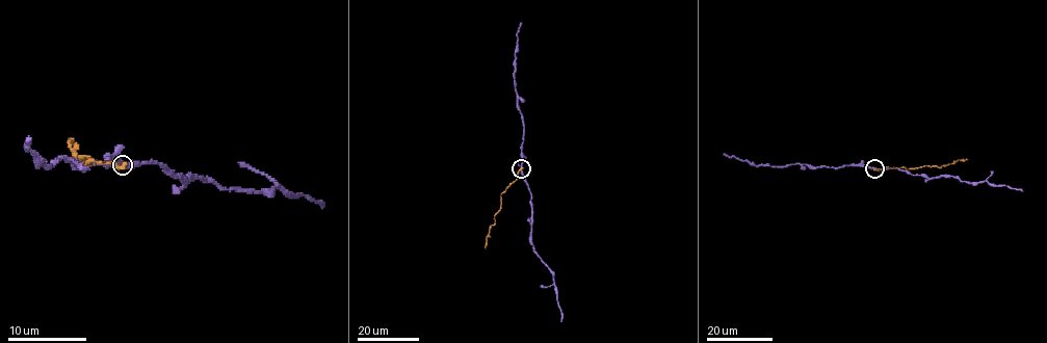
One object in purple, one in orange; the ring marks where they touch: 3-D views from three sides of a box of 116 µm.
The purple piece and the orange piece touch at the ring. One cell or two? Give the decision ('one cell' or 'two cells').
two cells

